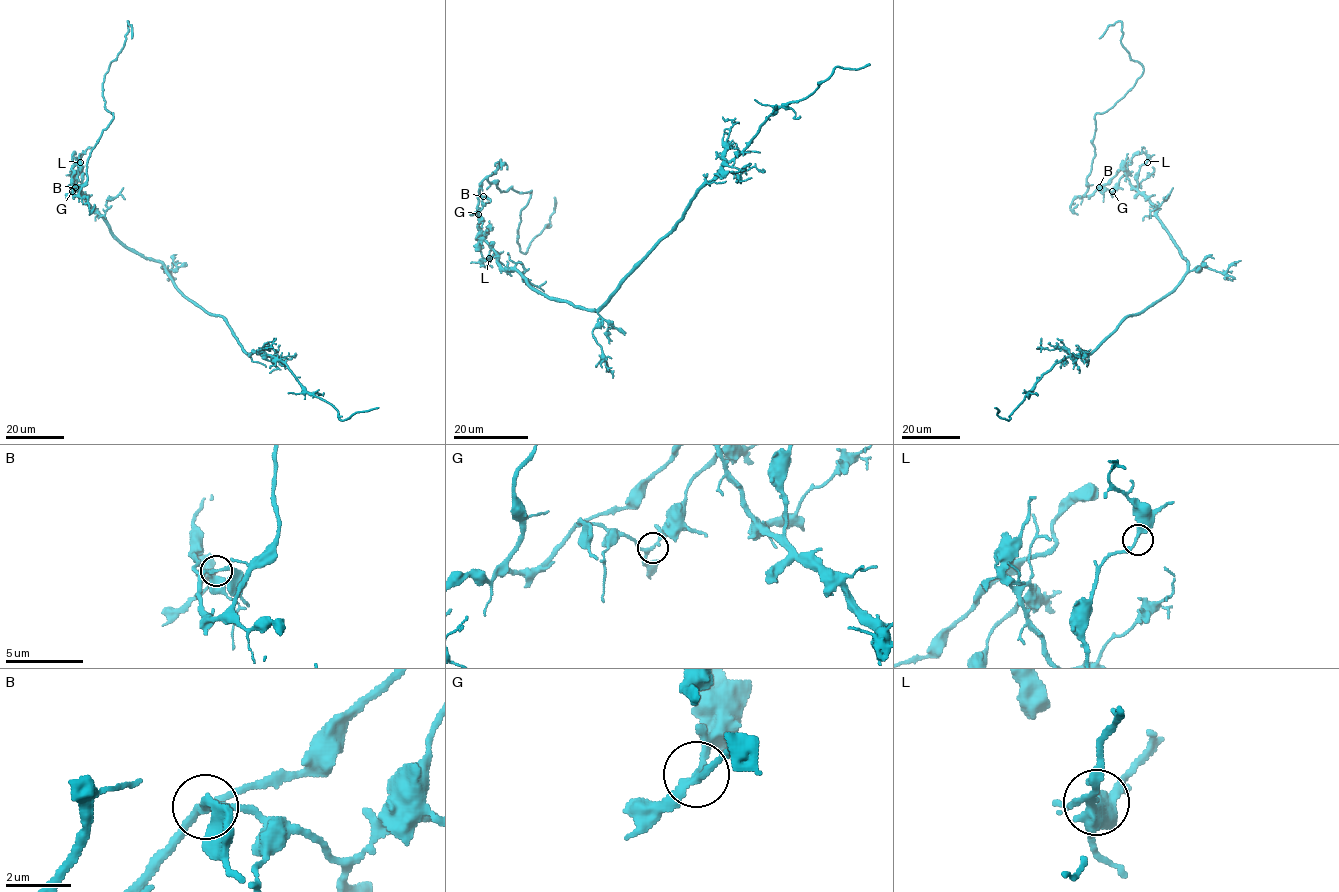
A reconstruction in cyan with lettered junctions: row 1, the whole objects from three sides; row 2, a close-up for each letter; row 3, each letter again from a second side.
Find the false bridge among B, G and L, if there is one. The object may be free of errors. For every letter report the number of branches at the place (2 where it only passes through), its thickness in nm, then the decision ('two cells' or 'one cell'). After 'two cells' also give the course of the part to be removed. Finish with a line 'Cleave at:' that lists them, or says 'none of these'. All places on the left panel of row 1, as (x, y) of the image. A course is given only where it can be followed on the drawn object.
B: 3 | 190 nm | one cell
G: 3 | 200 nm | two cells | (72, 191), (86, 181), (90, 152), (113, 117), (102, 85), (123, 47), (128, 21), (131, 38)
L: 3 | 200 nm | one cell
Cleave at: G

